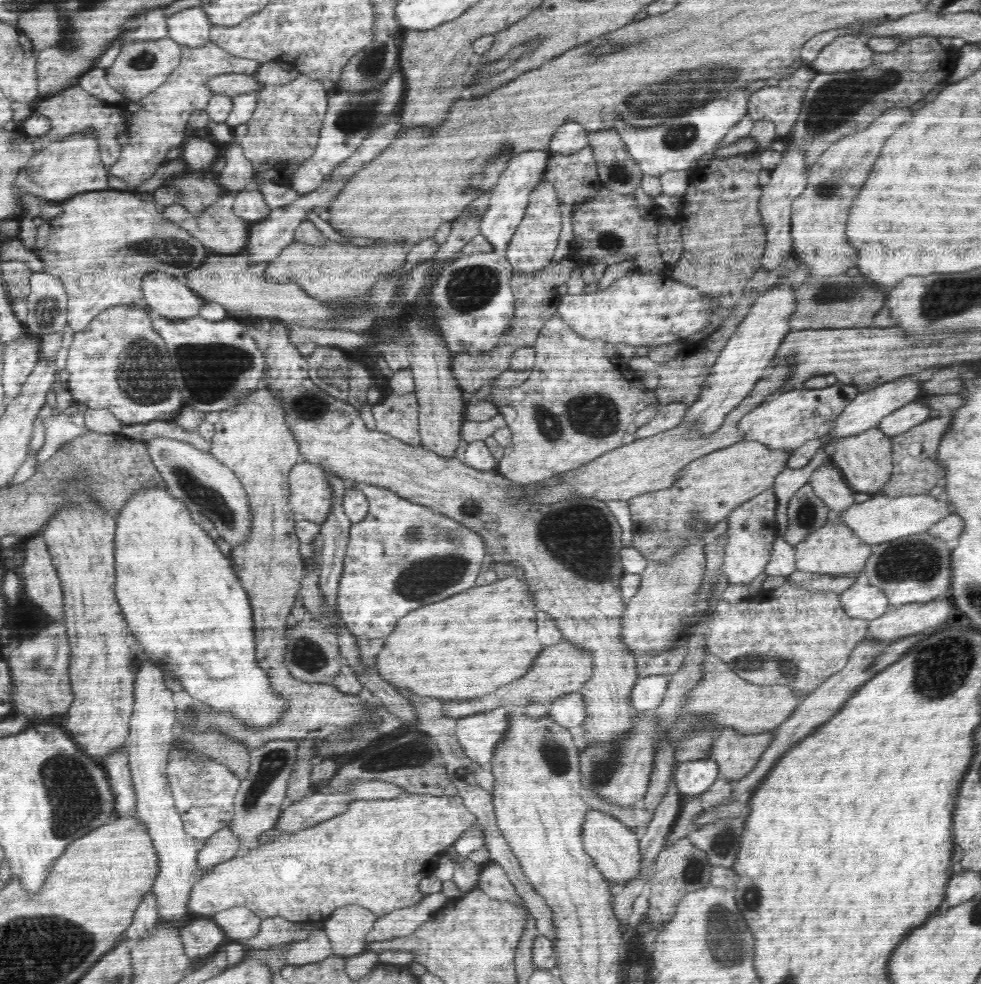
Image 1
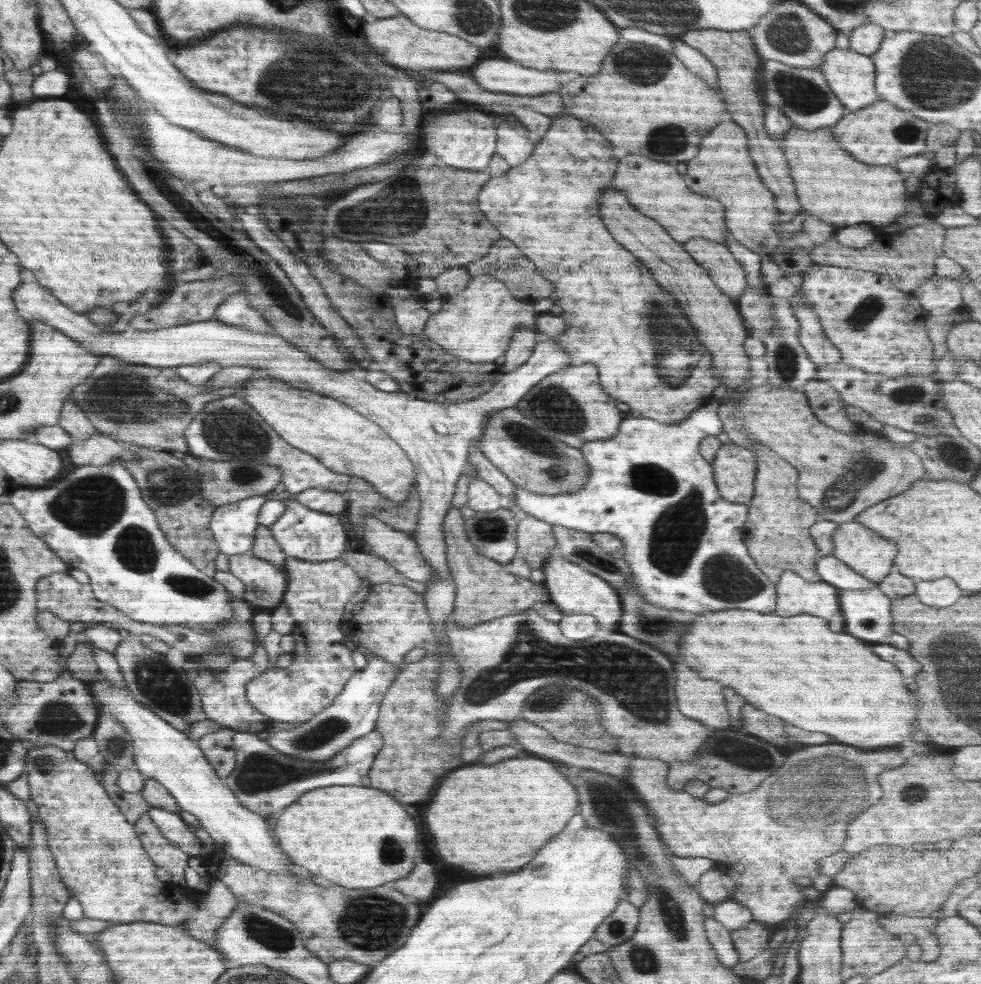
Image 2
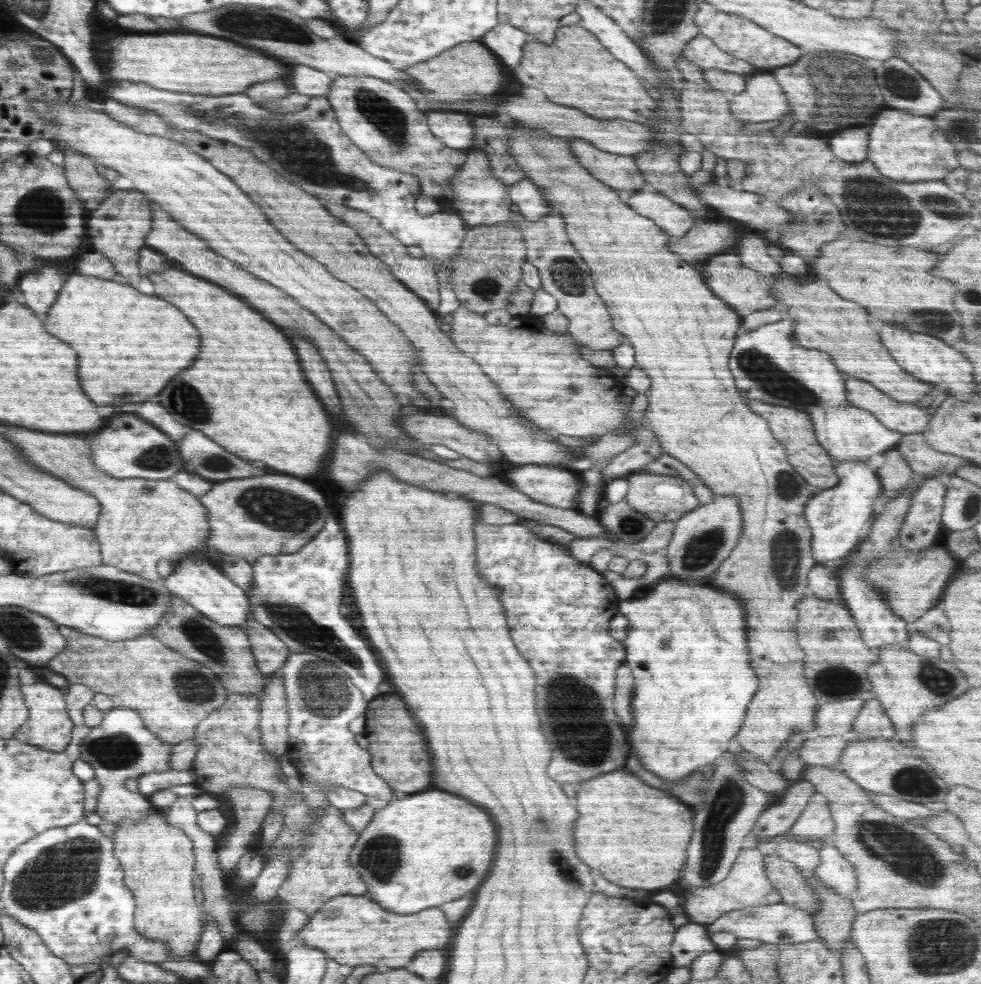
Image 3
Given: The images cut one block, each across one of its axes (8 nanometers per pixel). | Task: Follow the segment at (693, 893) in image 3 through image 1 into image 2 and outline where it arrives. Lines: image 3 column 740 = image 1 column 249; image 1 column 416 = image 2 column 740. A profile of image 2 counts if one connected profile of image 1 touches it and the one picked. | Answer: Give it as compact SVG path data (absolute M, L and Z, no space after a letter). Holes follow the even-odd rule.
M846 744L806 746L802 750L794 750L794 754L786 758L784 766L780 766L776 774L766 778L752 792L730 793L722 802L715 804L690 796L684 790L676 792L669 788L666 785L669 764L656 758L631 758L630 769L633 777L630 782L655 821L659 836L672 855L680 858L712 859L716 869L736 882L736 890L730 898L749 908L754 921L768 926L784 927L783 923L788 922L792 912L799 914L802 911L803 906L798 908L795 904L806 898L800 892L802 887L795 884L796 878L818 878L818 861L844 850L848 825L866 808L876 804L883 793L882 786L875 784L877 777L886 770L903 766L908 758L904 758L902 754L908 753L896 748L862 750ZM820 754L825 754L825 762L818 758ZM838 758L844 758L852 764L835 764L834 760ZM829 761L831 764L828 764Z

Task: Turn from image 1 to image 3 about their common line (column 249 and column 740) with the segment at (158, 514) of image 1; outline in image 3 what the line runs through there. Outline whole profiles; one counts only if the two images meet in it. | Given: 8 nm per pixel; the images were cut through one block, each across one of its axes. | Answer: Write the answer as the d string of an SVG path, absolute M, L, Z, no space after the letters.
M664 578L655 584L656 586L654 584L650 586L648 596L636 598L636 600L632 598L632 600L620 602L620 606L618 606L618 612L622 612L632 626L632 628L629 627L630 632L622 642L624 650L626 650L626 664L630 666L635 684L632 708L634 708L636 722L634 722L634 732L632 732L632 750L634 750L634 754L640 756L646 770L654 772L656 776L662 776L663 780L668 780L667 783L677 784L678 781L688 777L691 773L700 771L704 766L718 762L731 749L734 742L732 738L740 730L742 720L746 716L746 708L758 690L758 676L750 668L750 654L748 654L748 644L746 644L748 638L746 638L746 628L744 628L746 626L746 620L744 620L746 612L744 612L744 606L742 606L738 595L732 596L728 589L726 591L724 589L718 590L714 586L704 586L704 584L696 583L696 581Z

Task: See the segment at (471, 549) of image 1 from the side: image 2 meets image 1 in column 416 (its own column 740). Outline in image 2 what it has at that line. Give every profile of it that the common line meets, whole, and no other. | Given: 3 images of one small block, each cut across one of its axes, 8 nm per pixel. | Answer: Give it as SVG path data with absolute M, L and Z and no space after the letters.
M711 399L678 424L660 424L651 418L625 415L612 438L586 442L579 448L590 467L587 483L580 492L550 496L516 487L513 494L519 514L531 514L551 525L590 534L610 533L620 538L624 546L619 553L631 570L629 584L648 604L696 614L730 608L766 614L774 612L777 600L775 584L758 570L743 540L743 525L749 507L728 502L720 496L713 466L699 453L701 440L723 432L719 407L719 400Z

